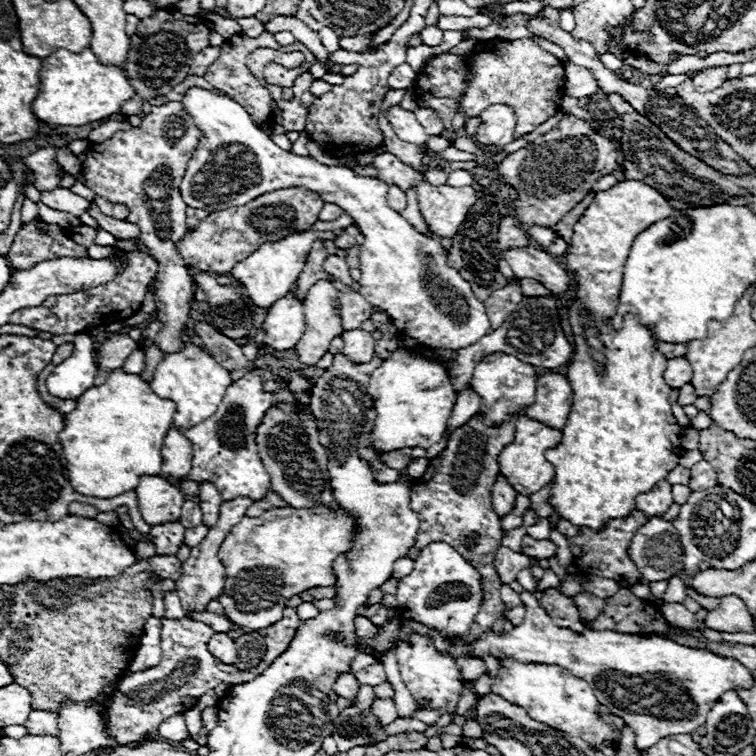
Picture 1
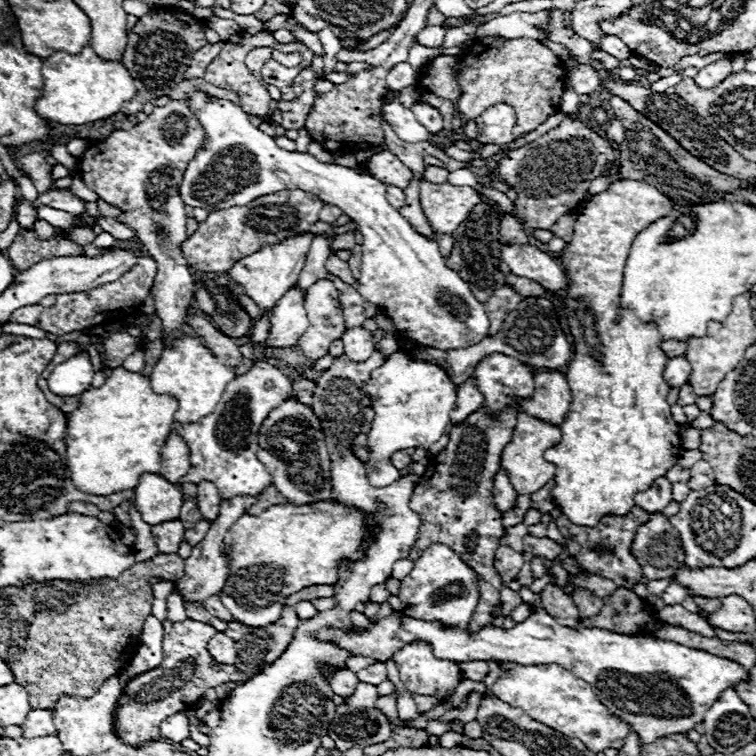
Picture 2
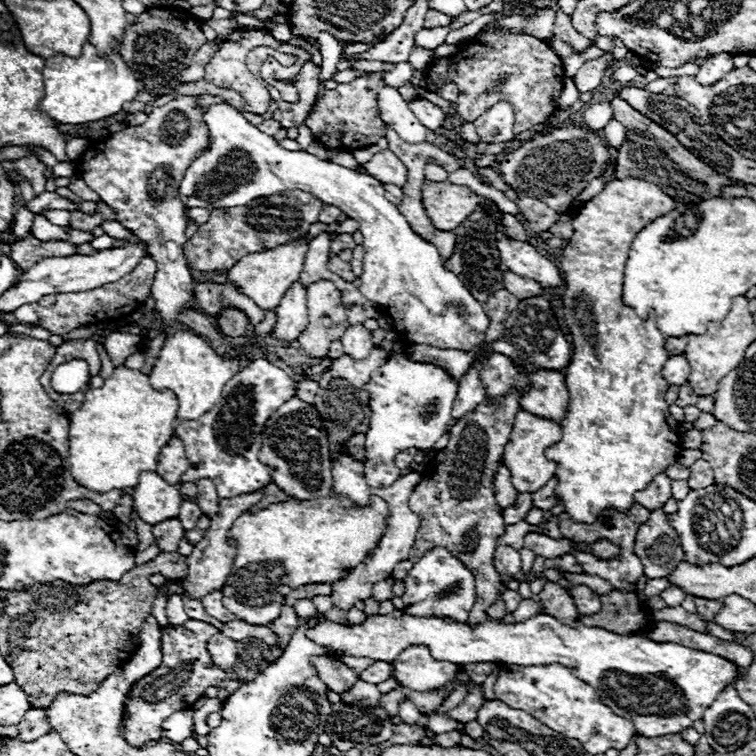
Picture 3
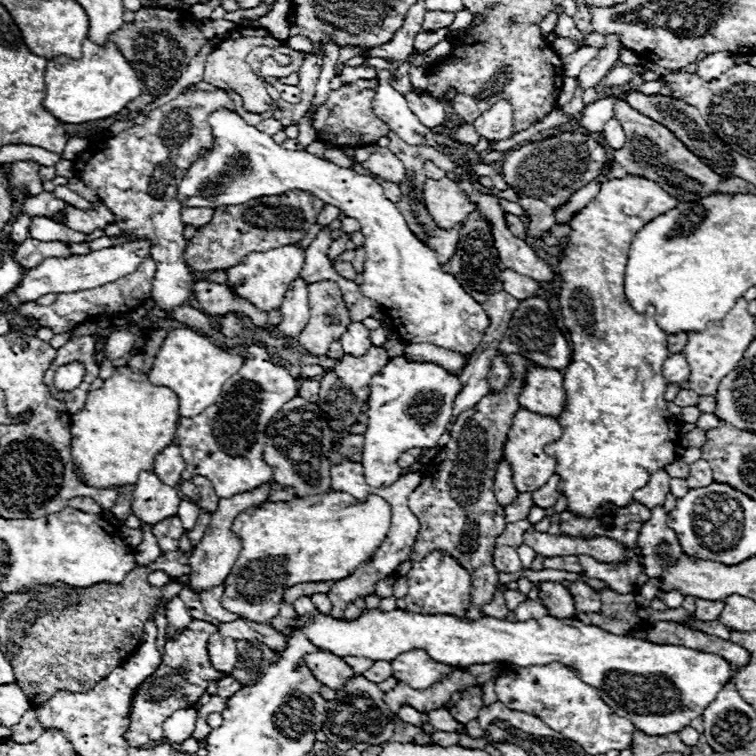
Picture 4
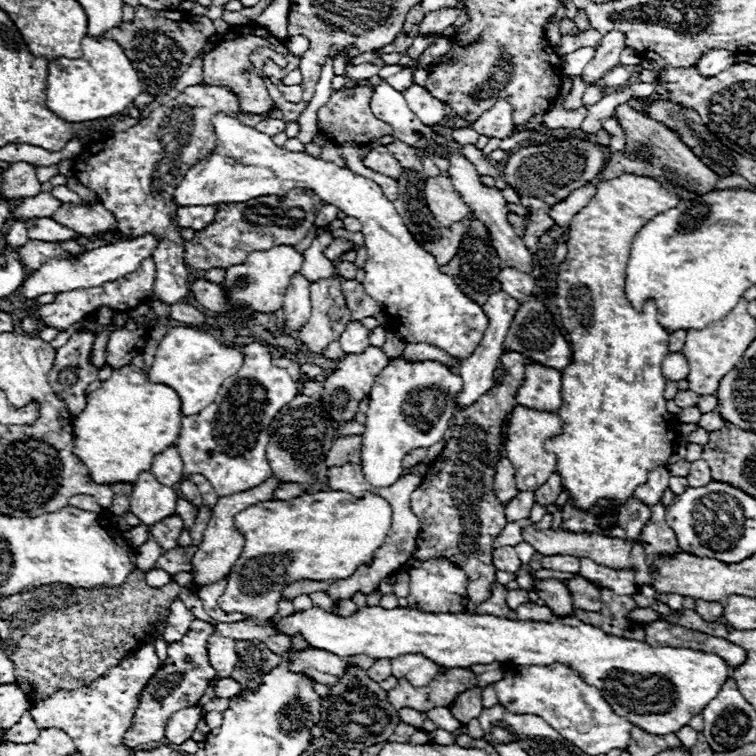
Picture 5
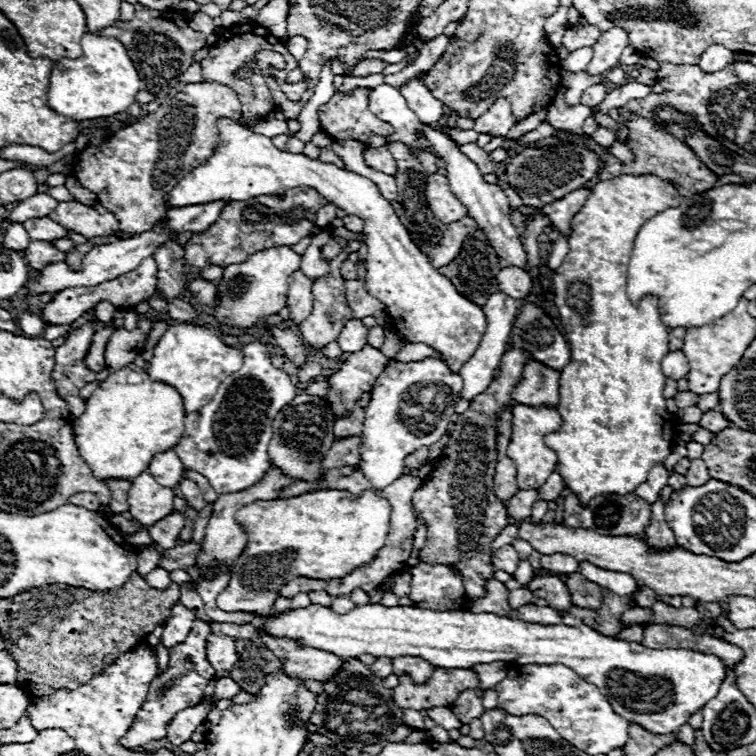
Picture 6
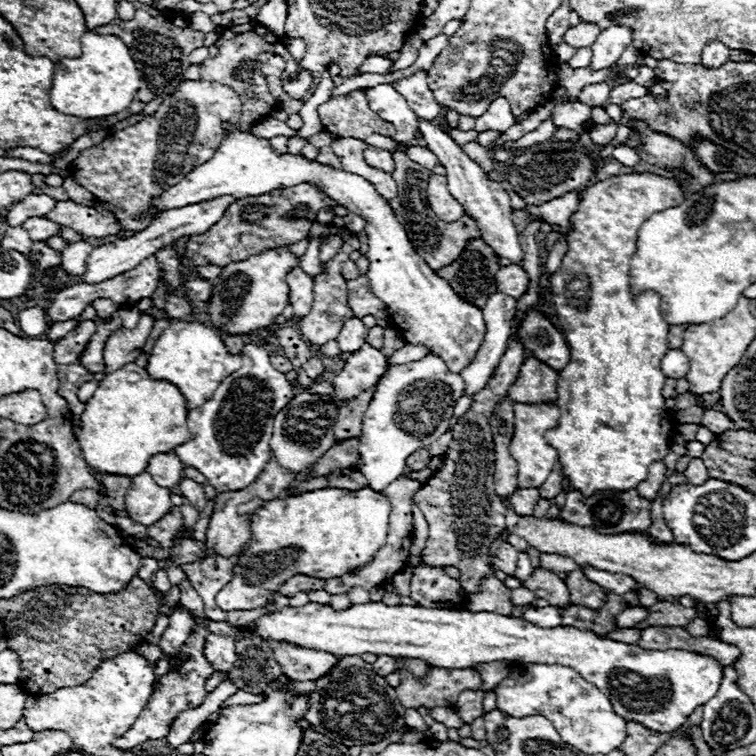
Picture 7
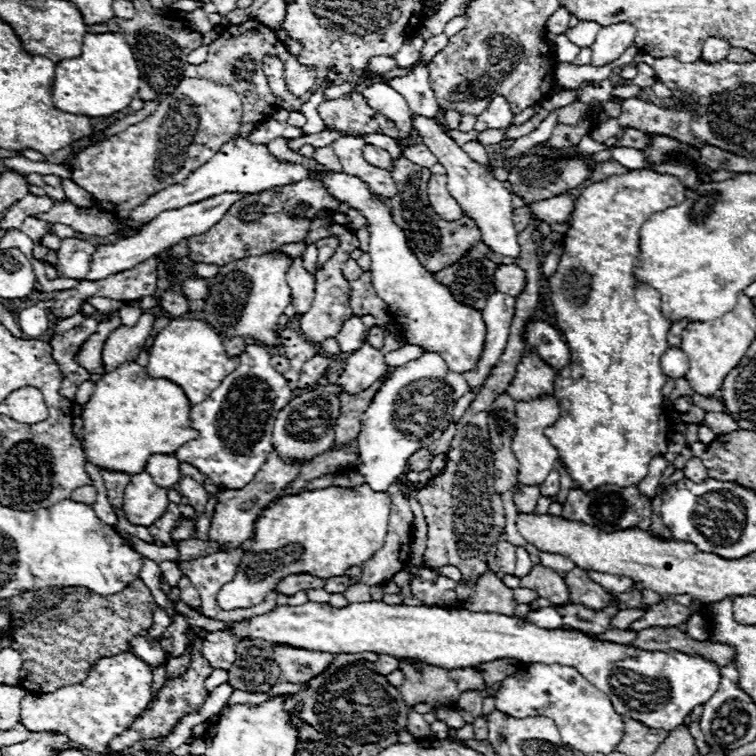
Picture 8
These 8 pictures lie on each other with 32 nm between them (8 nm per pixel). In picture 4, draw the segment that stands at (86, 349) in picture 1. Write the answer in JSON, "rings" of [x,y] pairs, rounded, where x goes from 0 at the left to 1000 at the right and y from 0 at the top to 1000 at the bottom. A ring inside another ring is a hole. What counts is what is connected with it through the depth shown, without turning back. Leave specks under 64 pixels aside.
{"rings":[[[108,479],[85,481],[71,492],[71,511],[77,516],[87,516],[87,519],[98,516],[108,508],[108,503],[111,503],[111,481]]]}

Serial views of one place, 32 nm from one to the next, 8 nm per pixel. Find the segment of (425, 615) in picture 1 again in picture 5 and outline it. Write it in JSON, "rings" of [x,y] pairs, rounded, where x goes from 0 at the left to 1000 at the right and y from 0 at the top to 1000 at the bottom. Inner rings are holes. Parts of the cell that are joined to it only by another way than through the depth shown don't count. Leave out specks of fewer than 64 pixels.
{"rings":[[[569,738],[561,743],[550,743],[542,751],[542,786],[537,788],[540,804],[561,807],[561,810],[616,810],[619,802],[619,762],[616,757],[595,743],[593,738]]]}

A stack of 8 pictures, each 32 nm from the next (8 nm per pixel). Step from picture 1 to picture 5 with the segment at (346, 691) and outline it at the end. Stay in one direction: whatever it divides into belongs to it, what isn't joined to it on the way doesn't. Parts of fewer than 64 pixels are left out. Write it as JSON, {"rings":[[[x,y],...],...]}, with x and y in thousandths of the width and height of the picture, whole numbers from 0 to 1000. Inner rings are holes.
{"rings":[[[407,860],[386,876],[386,889],[402,889],[423,905],[444,907],[447,899],[460,889],[460,878],[450,868],[431,860]]]}

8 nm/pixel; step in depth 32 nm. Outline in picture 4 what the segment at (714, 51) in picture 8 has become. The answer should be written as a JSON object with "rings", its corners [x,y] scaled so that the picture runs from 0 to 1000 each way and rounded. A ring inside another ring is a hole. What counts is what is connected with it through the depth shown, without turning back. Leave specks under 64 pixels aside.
{"rings":[[[944,69],[944,71],[937,71],[931,79],[923,82],[923,101],[931,108],[942,108],[968,87],[971,87],[971,74],[968,71]]]}

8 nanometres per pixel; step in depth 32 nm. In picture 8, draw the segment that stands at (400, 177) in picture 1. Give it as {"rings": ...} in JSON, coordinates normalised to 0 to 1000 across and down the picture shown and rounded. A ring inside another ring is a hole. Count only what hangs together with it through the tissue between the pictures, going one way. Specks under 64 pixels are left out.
{"rings":[[[484,190],[481,198],[479,198],[479,204],[481,204],[481,209],[484,209],[487,217],[519,228],[519,222],[521,222],[521,217],[519,217],[519,206],[516,206],[511,198],[497,196],[497,193],[492,193],[492,190]]]}

